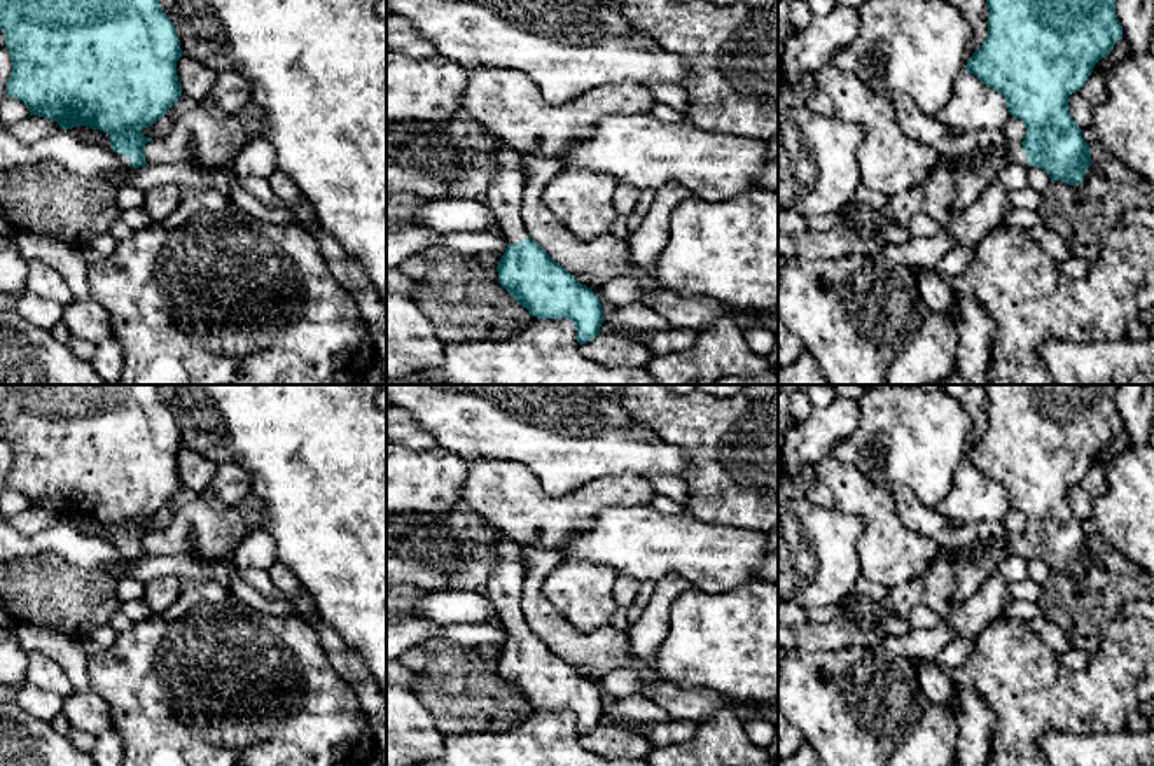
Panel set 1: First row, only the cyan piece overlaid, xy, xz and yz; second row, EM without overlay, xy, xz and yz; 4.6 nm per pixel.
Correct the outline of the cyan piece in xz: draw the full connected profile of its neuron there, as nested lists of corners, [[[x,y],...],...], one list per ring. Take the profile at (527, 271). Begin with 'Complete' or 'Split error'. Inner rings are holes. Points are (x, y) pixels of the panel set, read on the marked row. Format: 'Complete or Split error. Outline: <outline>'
Split error. Outline: [[[500,142],[498,170],[486,192],[509,243],[497,266],[498,283],[532,317],[570,318],[575,324],[577,343],[584,345],[600,336],[605,322],[600,297],[528,236],[521,217],[523,191],[521,154]]]

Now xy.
Split error. Outline: [[[0,0],[0,30],[12,59],[12,73],[7,82],[7,96],[23,101],[30,115],[56,121],[61,129],[89,126],[110,136],[112,150],[117,161],[126,168],[140,168],[145,161],[147,138],[142,129],[156,124],[182,96],[182,86],[177,75],[177,61],[182,58],[180,40],[170,17],[163,12],[159,0]]]

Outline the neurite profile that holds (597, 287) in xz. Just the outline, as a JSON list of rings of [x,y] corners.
[[[575,276],[582,285],[586,285],[587,289],[591,289],[598,297],[600,297],[600,304],[603,310],[603,317],[605,322],[608,324],[610,331],[614,334],[624,334],[624,327],[614,324],[610,320],[610,315],[617,310],[615,306],[608,304],[603,297],[601,297],[601,290],[603,290],[603,282],[591,282],[586,276]]]

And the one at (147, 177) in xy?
[[[189,161],[180,164],[143,164],[140,168],[128,168],[122,173],[108,175],[107,184],[115,189],[136,187],[143,192],[163,185],[215,189],[231,198],[231,184],[222,170],[205,173]]]

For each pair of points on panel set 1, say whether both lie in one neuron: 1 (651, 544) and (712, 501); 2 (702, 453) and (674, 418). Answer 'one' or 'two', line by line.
1: two
2: one

